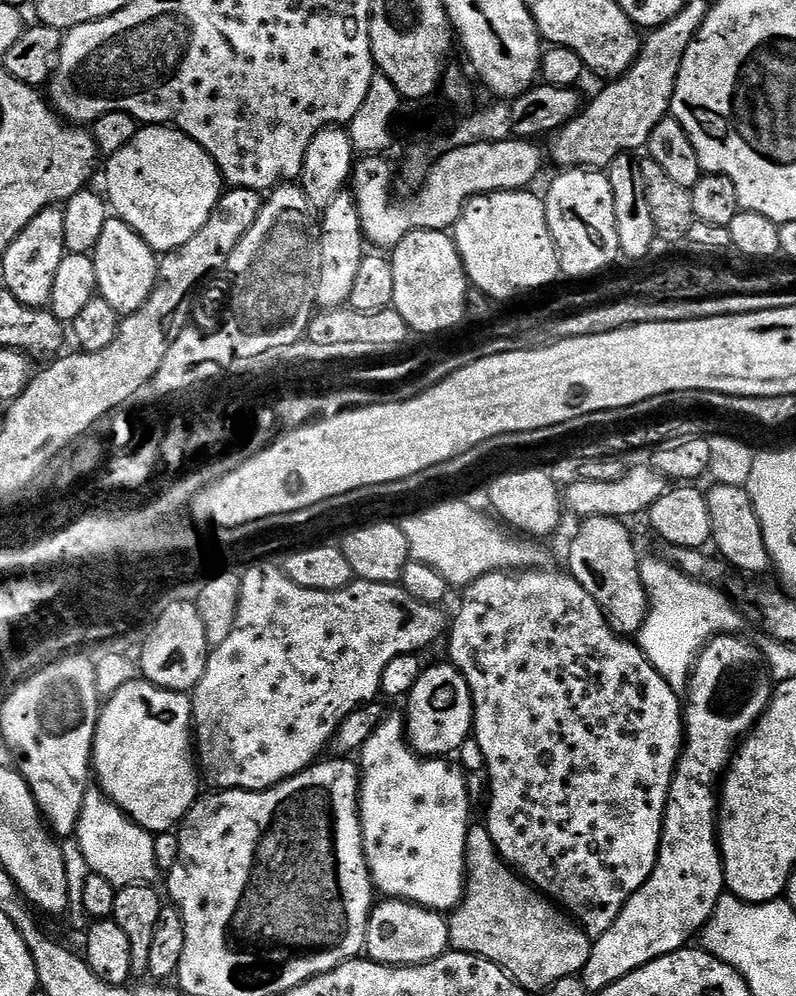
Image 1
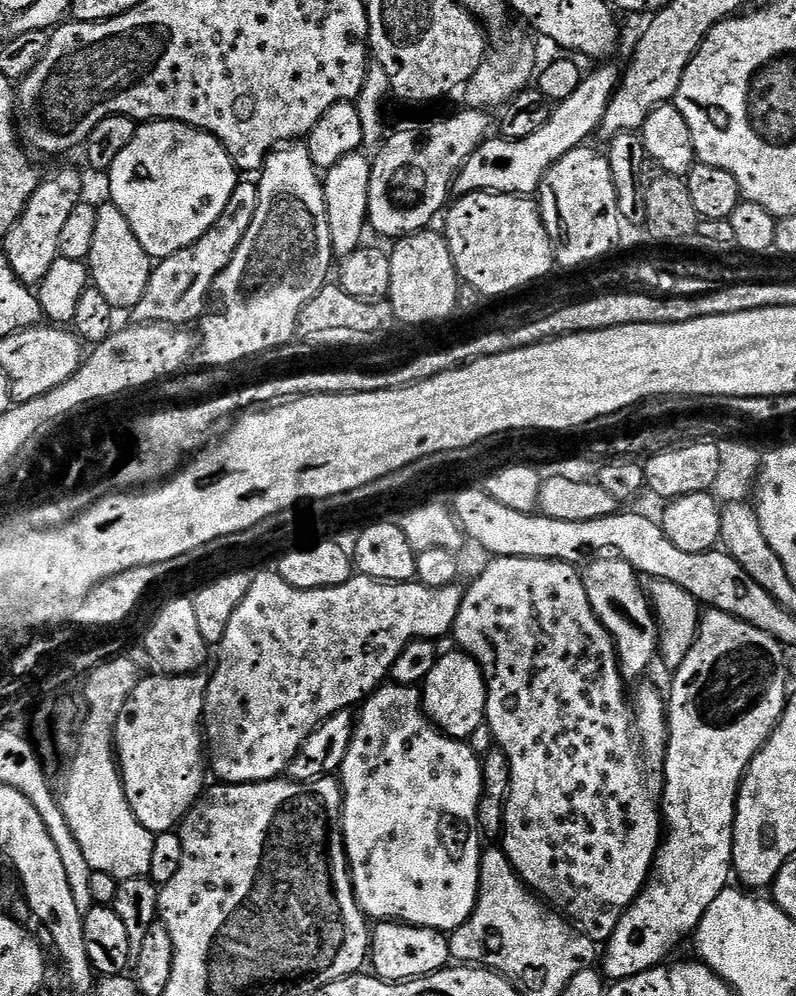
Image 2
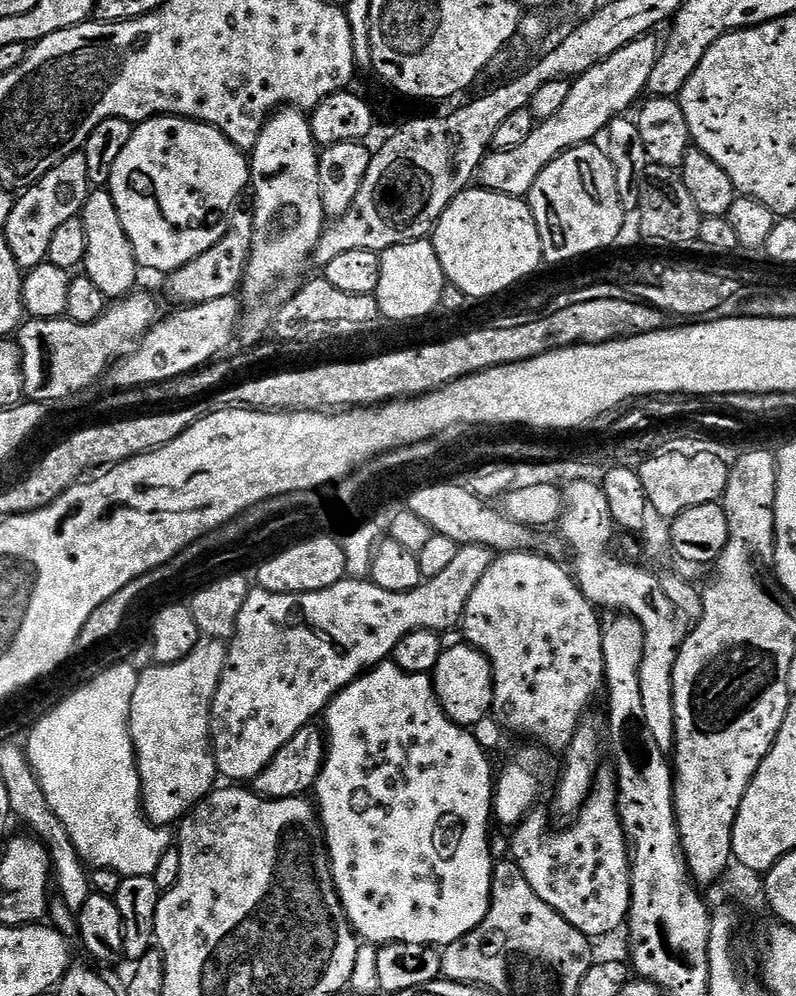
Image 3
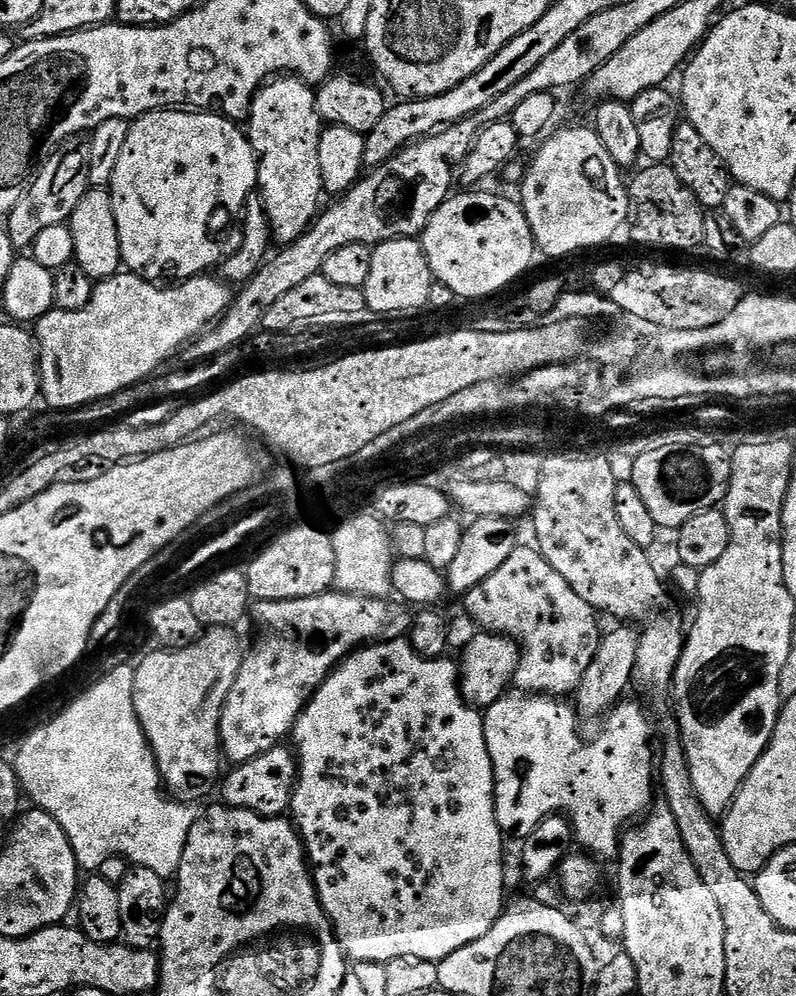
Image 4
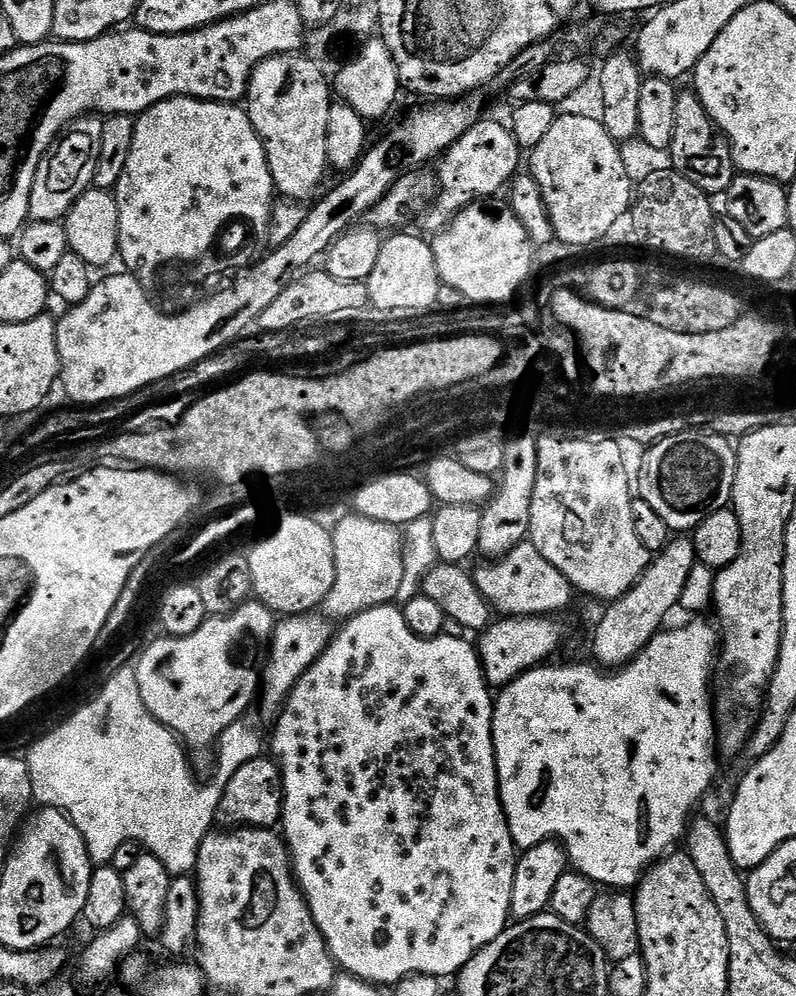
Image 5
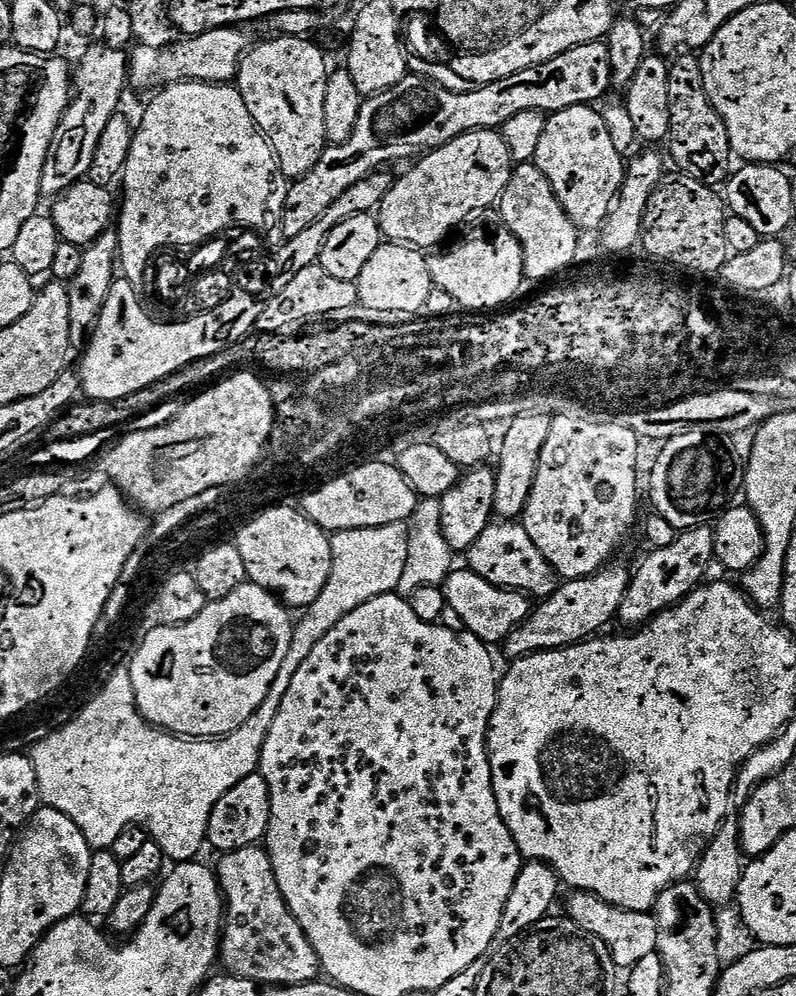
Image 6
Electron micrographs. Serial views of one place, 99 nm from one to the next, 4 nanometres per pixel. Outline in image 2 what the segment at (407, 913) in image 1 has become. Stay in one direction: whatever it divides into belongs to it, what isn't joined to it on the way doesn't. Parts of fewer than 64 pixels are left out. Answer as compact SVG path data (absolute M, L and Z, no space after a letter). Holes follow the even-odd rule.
M396 920L377 923L370 932L370 968L382 980L416 980L449 967L452 951L448 936L433 928L400 924Z

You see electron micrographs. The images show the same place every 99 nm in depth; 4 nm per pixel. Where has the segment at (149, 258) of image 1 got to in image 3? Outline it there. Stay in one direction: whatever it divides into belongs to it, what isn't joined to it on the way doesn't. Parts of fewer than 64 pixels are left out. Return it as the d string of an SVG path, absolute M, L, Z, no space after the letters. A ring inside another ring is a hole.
M107 190L89 191L84 203L82 219L86 226L86 258L82 265L83 275L88 276L90 282L94 282L94 286L98 286L98 290L102 290L102 294L108 297L109 301L115 302L129 295L137 287L135 284L138 265L134 246L130 246L130 238L126 238L126 230L122 230L122 218L118 218L118 206L114 206L112 193Z

